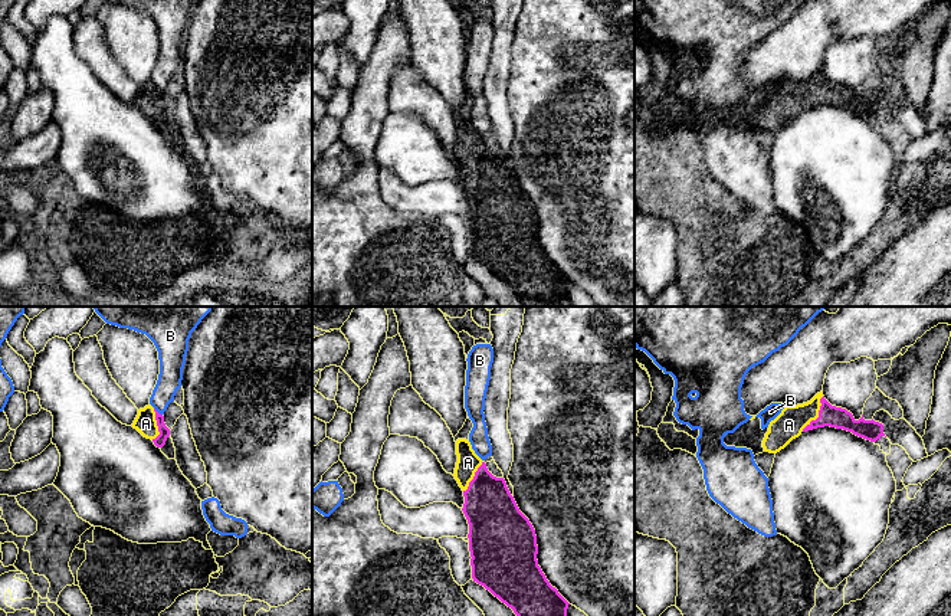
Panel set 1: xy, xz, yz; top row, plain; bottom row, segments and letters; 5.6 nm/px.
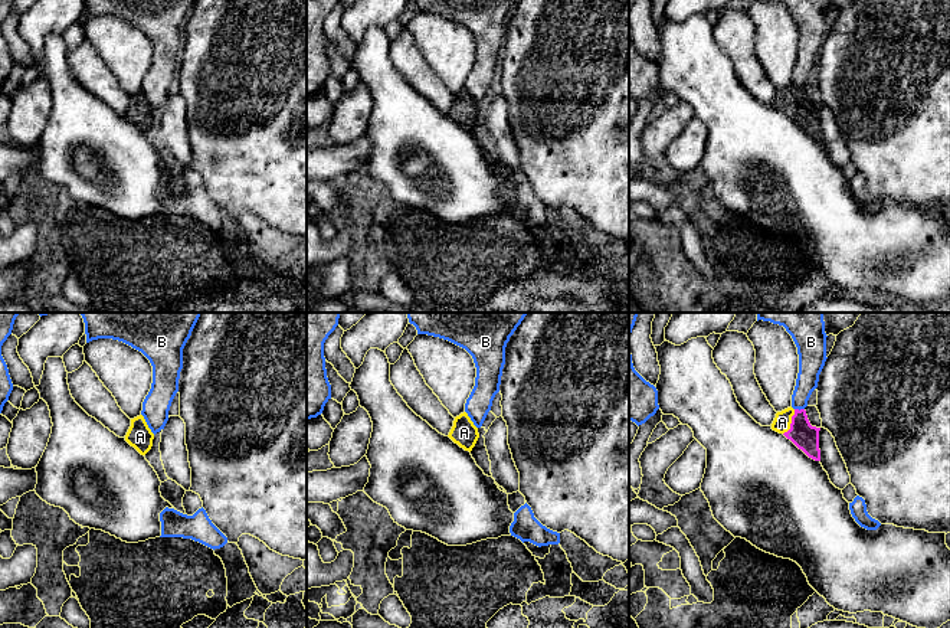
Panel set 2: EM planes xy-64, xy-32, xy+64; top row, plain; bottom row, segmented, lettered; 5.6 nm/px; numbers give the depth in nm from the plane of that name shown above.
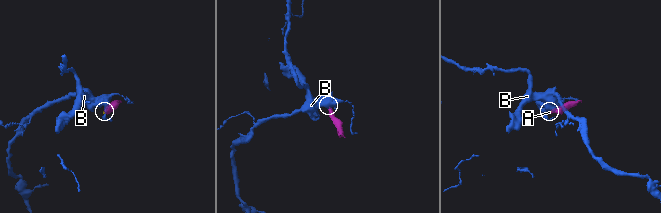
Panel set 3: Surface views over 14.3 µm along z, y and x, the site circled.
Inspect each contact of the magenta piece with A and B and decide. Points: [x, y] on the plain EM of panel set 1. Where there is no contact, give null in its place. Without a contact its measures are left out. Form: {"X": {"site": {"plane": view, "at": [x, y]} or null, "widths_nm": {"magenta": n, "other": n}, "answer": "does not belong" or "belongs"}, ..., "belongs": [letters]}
{"A": {"site": {"plane": "yz", "at": [819, 92]}, "widths_nm": {"magenta": 120, "other": 160}, "answer": "belongs"}, "B": {"site": {"plane": "xy", "at": [157, 89]}, "widths_nm": {"magenta": 60, "other": 130}, "answer": "does not belong"}, "belongs": ["A"]}

